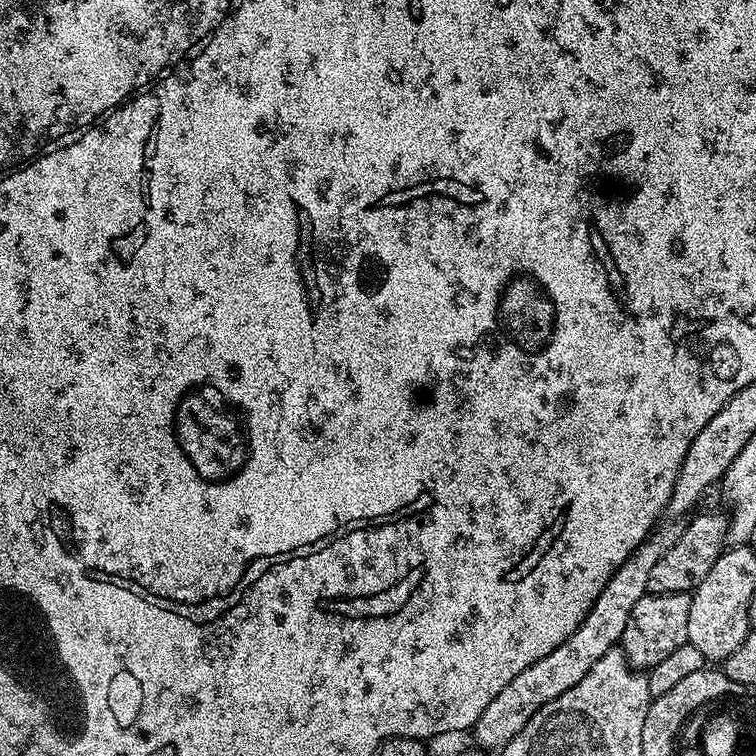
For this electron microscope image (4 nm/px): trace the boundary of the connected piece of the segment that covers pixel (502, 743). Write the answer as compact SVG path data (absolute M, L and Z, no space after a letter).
M676 522L668 523L672 524L666 525L664 529L661 527L659 531L649 535L643 544L633 550L632 556L613 574L610 582L606 582L602 594L598 594L594 606L586 614L584 621L574 630L574 634L570 634L570 638L566 638L566 642L562 642L562 646L558 646L558 650L550 650L550 654L546 654L546 658L538 658L538 662L526 666L526 670L522 670L522 674L514 674L510 683L492 699L490 706L486 706L486 710L482 710L482 718L478 718L478 722L470 730L470 736L477 740L473 741L481 749L505 748L522 730L522 726L526 726L526 722L530 722L530 718L534 718L534 714L538 714L538 710L542 710L542 706L546 706L546 702L554 702L554 698L562 698L562 694L566 694L566 690L578 686L578 682L582 682L582 678L586 678L586 674L590 674L590 666L594 666L594 662L598 662L598 658L602 658L602 654L606 654L619 645L622 634L626 630L626 621L630 618L630 610L634 610L638 598L649 595L650 569L658 562L658 558L662 558L662 554L666 554L666 550L670 550L670 546L674 546L674 542L678 542L681 525Z

